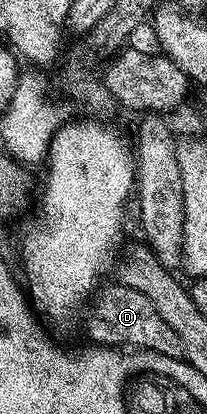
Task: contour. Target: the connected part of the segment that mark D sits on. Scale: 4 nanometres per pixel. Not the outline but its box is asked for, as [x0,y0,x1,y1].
[88,286,181,357]

